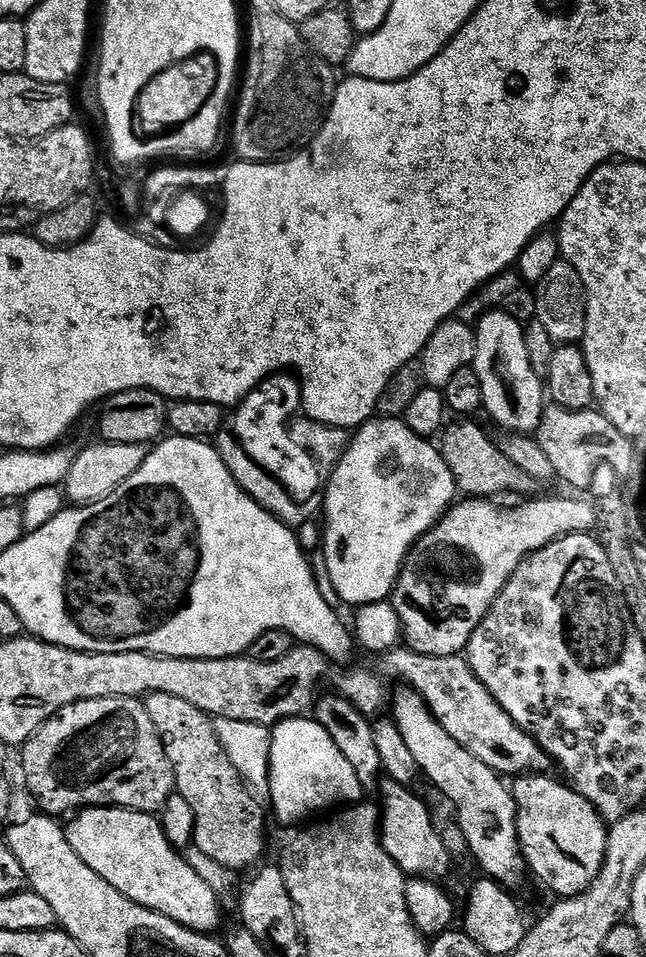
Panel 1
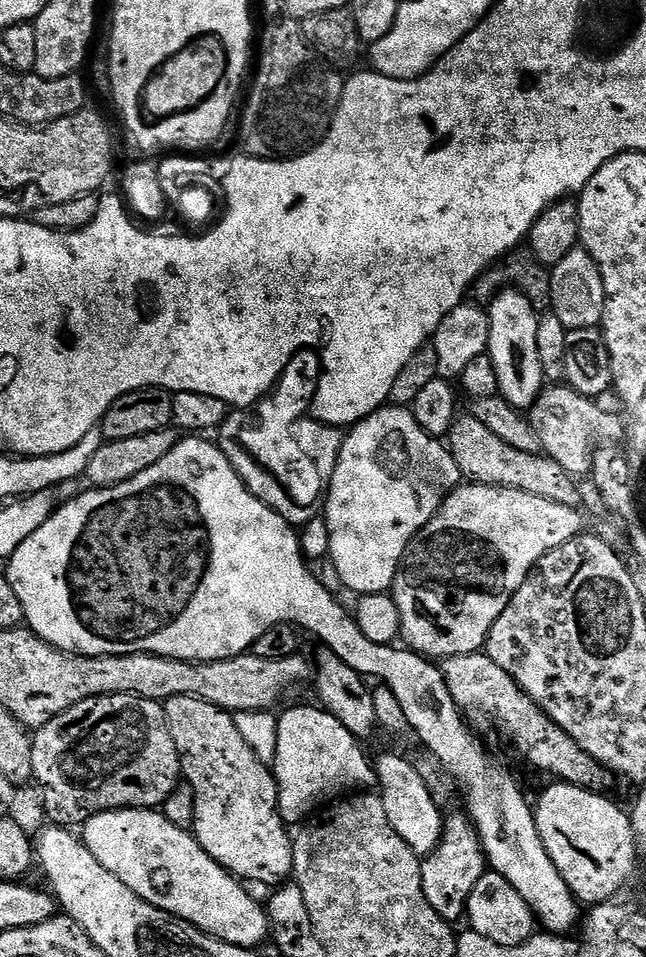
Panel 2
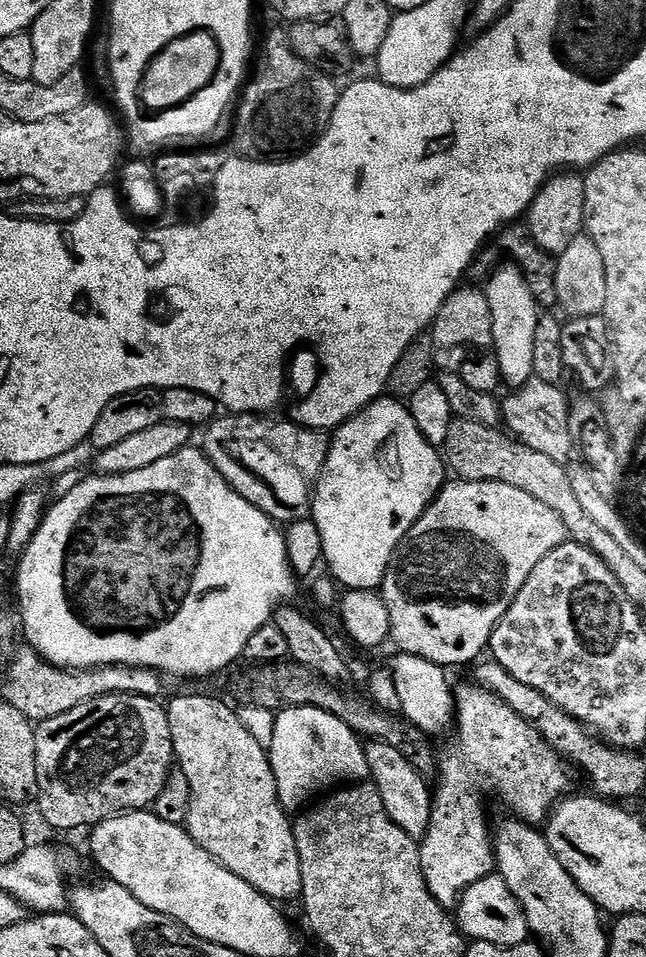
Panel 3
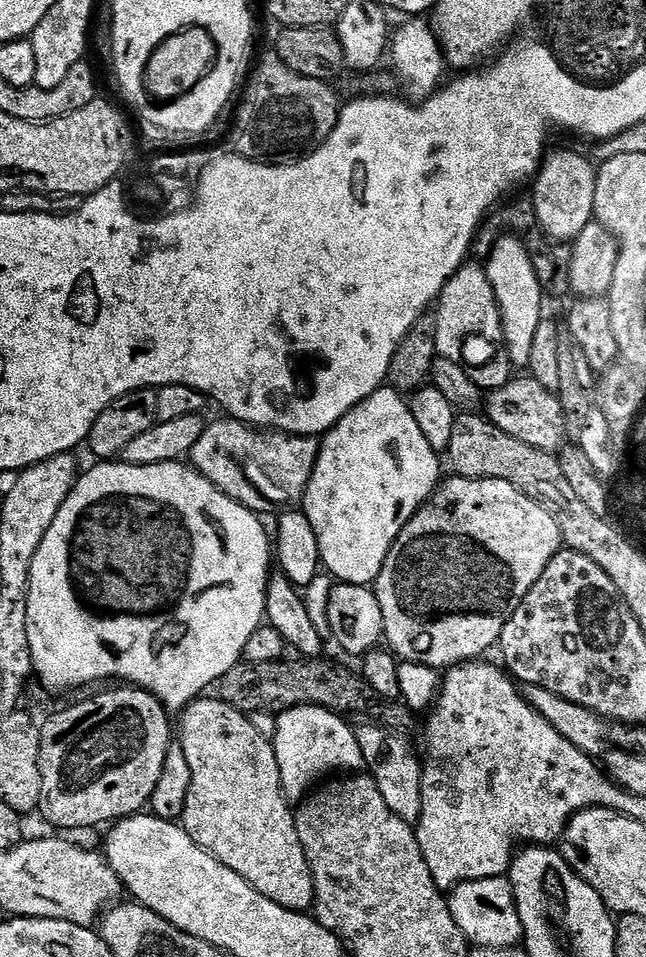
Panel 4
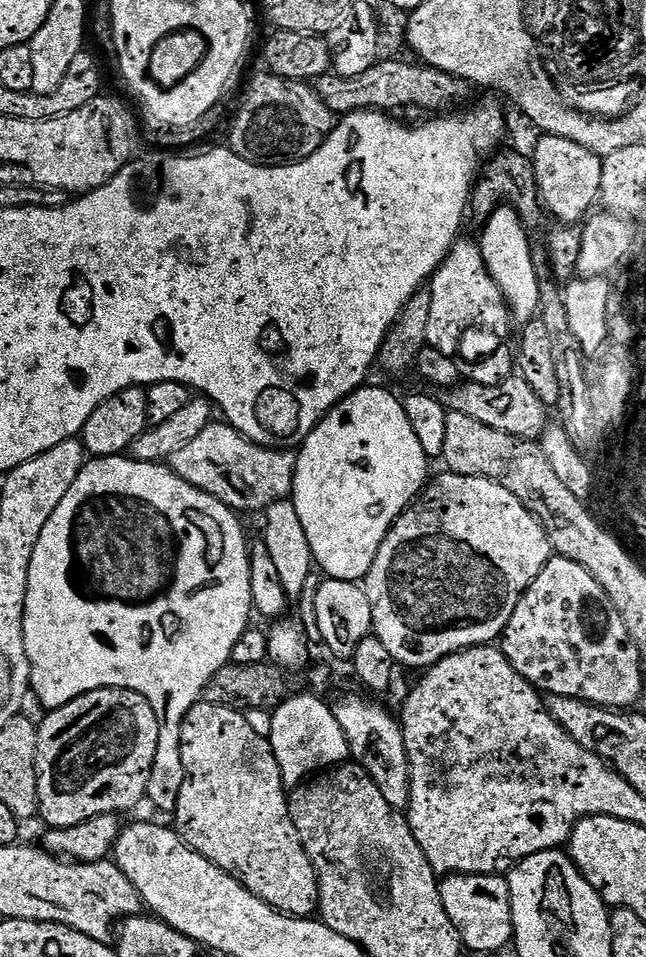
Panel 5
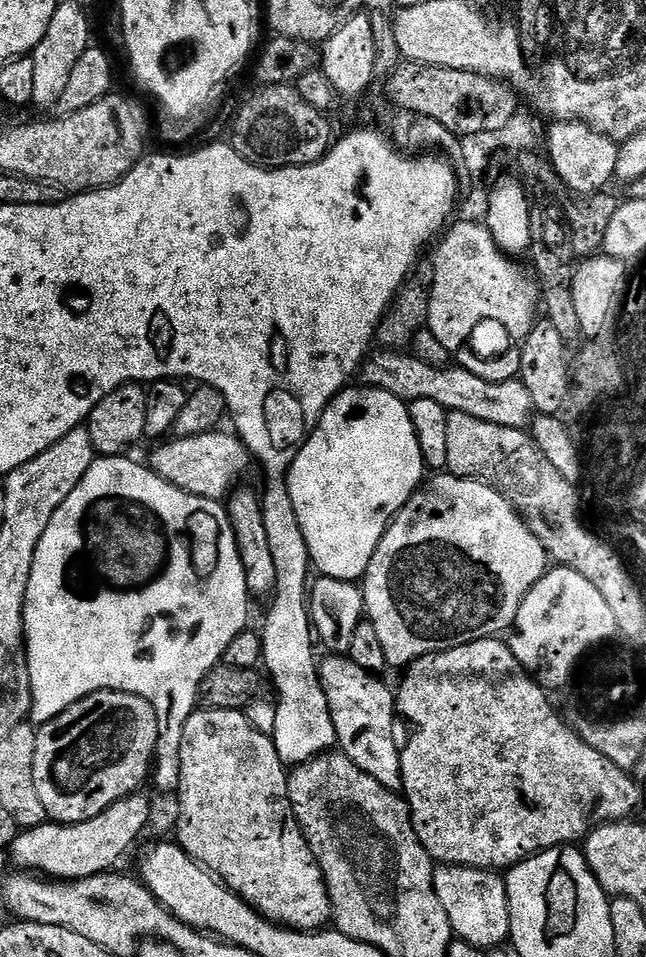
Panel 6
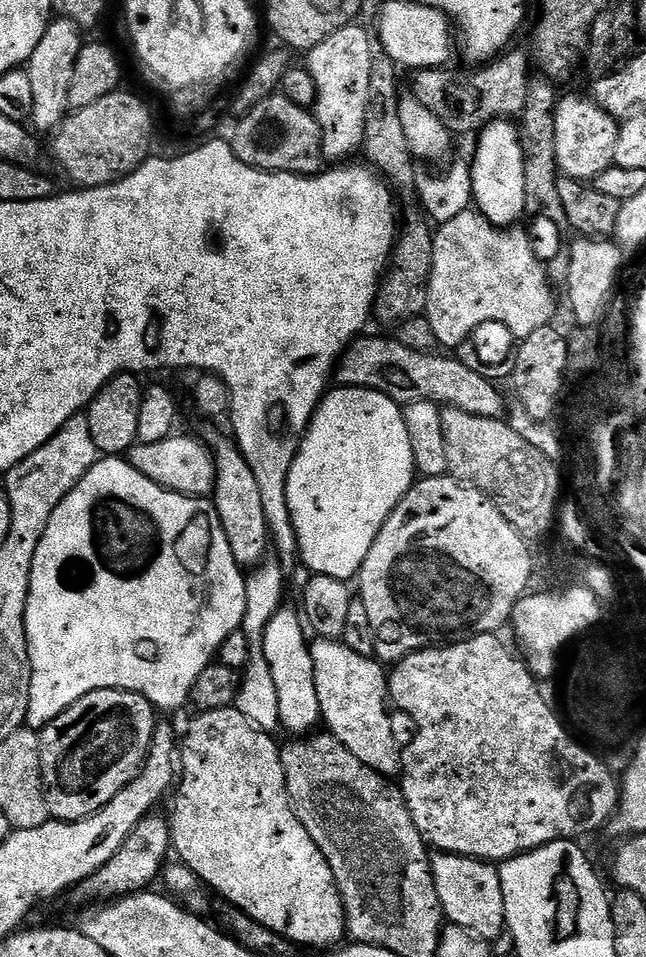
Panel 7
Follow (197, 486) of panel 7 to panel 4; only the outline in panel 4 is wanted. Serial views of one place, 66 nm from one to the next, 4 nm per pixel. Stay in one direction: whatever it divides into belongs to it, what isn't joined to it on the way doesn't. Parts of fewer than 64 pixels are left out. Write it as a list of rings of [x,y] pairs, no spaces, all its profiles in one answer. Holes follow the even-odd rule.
[[[223,418],[209,423],[190,453],[190,463],[222,494],[234,498],[242,506],[257,514],[281,511],[280,504],[288,500],[290,495],[299,497],[308,485],[312,467],[316,464],[318,444],[307,436],[289,436],[282,432],[257,430],[240,420]],[[248,460],[256,468],[264,468],[264,472],[252,473],[248,469]]]

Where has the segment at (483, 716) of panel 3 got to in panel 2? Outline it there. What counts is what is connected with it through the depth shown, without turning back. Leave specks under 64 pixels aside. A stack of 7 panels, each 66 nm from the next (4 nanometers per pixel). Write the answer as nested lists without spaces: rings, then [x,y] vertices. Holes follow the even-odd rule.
[[[463,811],[454,813],[452,817],[449,815],[444,822],[444,829],[440,835],[440,844],[437,845],[431,856],[421,859],[420,862],[422,890],[426,894],[426,902],[430,902],[430,906],[434,906],[434,910],[442,919],[456,922],[459,916],[461,919],[465,915],[468,895],[472,893],[474,886],[478,886],[478,882],[483,878],[485,871],[484,847],[480,845],[480,835],[476,833],[472,821],[468,819]]]

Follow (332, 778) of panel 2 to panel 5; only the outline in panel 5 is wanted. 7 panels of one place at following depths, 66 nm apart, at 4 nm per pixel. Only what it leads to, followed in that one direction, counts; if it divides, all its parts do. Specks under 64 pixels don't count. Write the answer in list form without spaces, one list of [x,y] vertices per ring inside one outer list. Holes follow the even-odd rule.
[[[315,694],[308,696],[289,695],[272,712],[273,725],[268,740],[272,743],[272,753],[278,762],[280,772],[284,775],[285,789],[299,788],[305,780],[327,770],[335,768],[349,759],[350,753],[346,734],[342,734],[342,726],[338,726],[338,718],[331,707],[323,704],[321,697]]]

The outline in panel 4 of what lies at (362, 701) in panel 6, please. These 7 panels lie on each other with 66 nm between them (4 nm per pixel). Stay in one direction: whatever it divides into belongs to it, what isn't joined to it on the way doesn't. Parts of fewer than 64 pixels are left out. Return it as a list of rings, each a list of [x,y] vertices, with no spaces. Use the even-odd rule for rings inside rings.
[[[364,722],[361,728],[355,729],[356,741],[362,750],[364,768],[367,775],[374,778],[378,790],[382,790],[382,798],[386,798],[386,806],[398,814],[408,824],[415,825],[422,810],[422,764],[412,757],[412,752],[403,744],[399,735],[381,727],[376,722]]]

